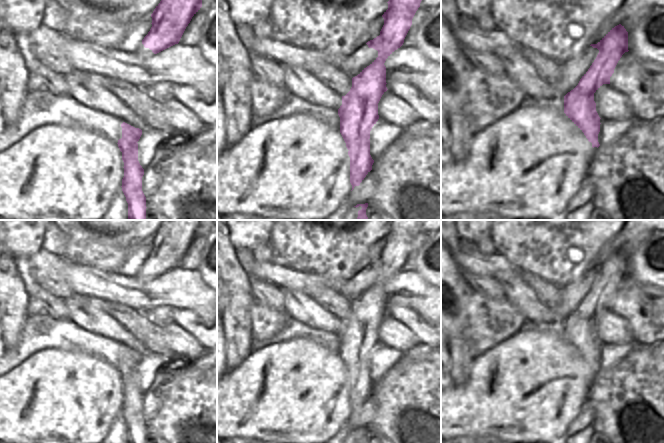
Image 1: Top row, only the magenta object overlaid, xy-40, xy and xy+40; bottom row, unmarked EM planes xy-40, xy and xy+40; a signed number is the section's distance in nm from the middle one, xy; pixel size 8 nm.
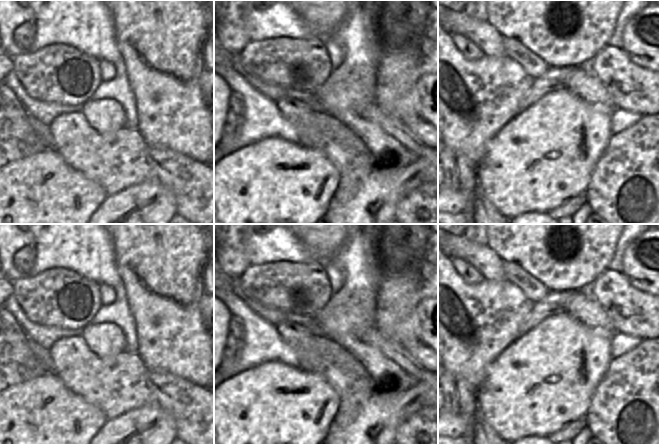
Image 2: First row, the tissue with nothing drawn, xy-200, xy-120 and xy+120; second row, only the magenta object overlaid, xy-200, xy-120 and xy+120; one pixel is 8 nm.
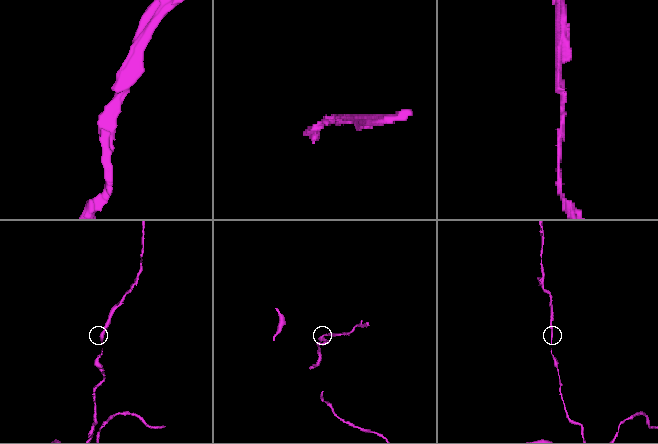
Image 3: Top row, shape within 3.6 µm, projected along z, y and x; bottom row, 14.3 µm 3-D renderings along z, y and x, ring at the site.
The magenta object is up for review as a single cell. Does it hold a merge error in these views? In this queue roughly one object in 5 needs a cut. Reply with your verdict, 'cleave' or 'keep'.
keep

